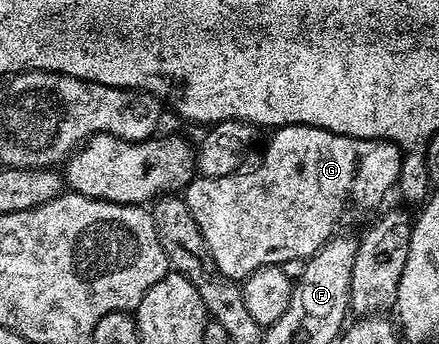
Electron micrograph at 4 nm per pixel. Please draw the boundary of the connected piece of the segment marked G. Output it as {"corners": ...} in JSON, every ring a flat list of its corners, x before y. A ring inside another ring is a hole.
{"corners":[[282,125,275,130,264,153,264,162,249,173,237,171,225,177,197,176,182,196,206,239,208,256,218,271,233,281,243,282,258,267,285,265,290,259,313,257,331,237,337,236,348,200,356,205,376,205,397,188,400,179,401,146,391,141,347,137,313,125]]}

